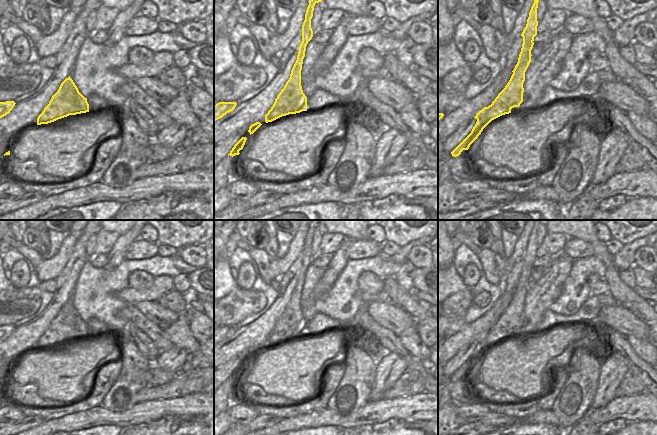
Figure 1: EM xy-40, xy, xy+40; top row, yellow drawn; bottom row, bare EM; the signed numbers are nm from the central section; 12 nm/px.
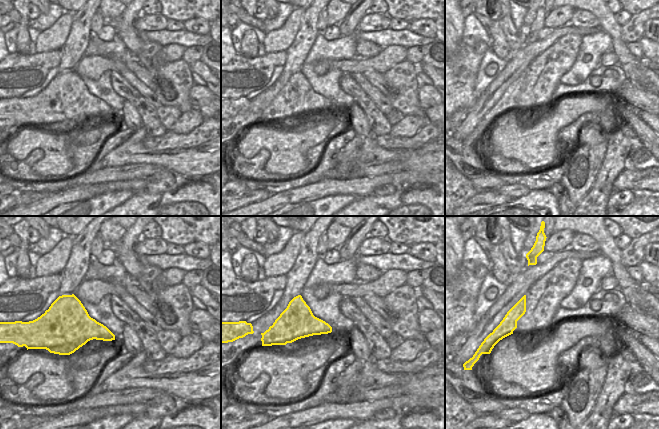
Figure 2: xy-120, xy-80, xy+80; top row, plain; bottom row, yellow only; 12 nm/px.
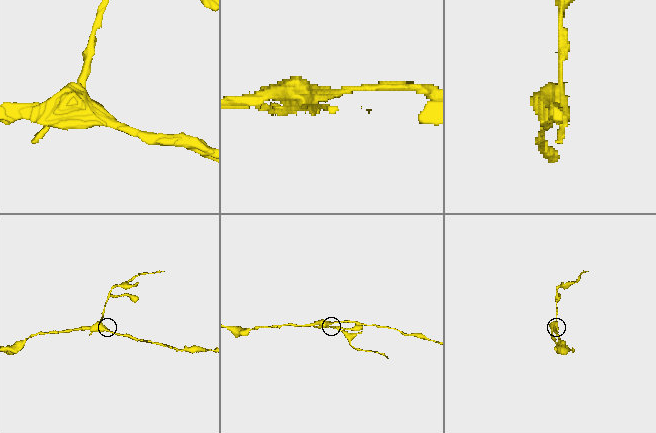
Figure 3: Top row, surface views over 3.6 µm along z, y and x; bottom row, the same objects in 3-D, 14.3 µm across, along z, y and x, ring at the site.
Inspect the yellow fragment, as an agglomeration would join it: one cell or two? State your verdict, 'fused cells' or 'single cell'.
fused cells

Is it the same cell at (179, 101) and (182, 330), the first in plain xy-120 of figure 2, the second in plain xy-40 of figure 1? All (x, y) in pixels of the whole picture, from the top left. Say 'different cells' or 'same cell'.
same cell

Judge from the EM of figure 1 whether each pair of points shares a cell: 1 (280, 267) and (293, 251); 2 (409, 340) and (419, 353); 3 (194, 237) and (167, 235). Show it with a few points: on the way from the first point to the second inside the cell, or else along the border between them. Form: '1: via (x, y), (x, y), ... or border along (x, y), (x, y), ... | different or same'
1: via (284, 263), (291, 255) | same
2: via (412, 343), (419, 350) | same
3: via (187, 235), (174, 235) | same

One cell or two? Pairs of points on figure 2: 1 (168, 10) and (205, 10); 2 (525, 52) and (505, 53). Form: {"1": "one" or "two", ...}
{"1": "one", "2": "two"}

